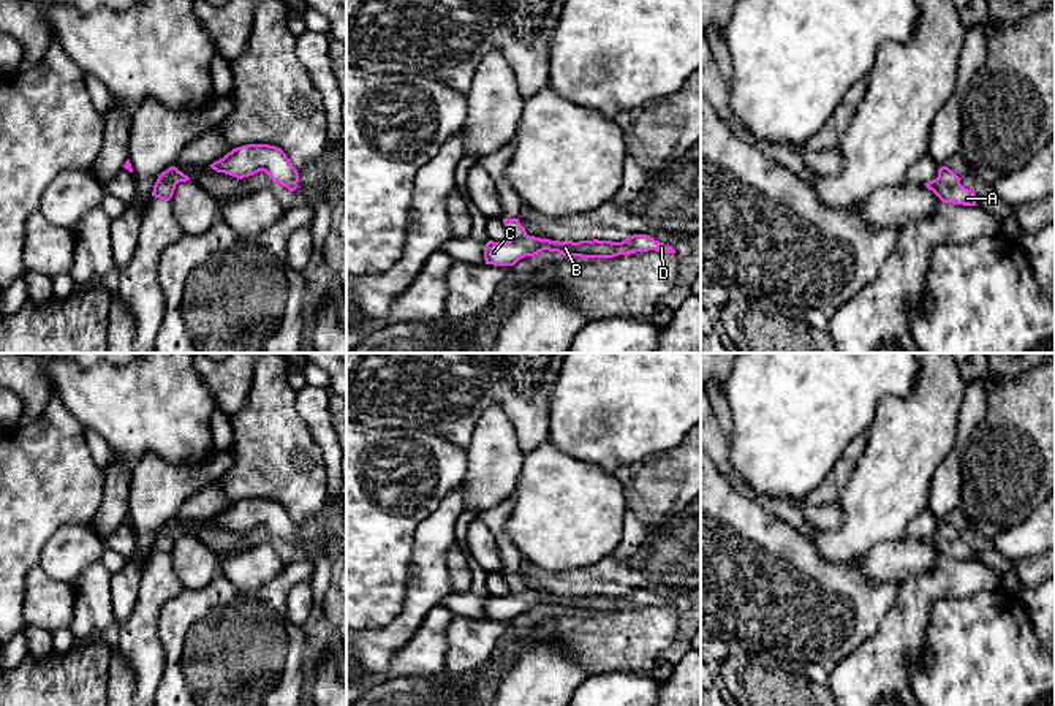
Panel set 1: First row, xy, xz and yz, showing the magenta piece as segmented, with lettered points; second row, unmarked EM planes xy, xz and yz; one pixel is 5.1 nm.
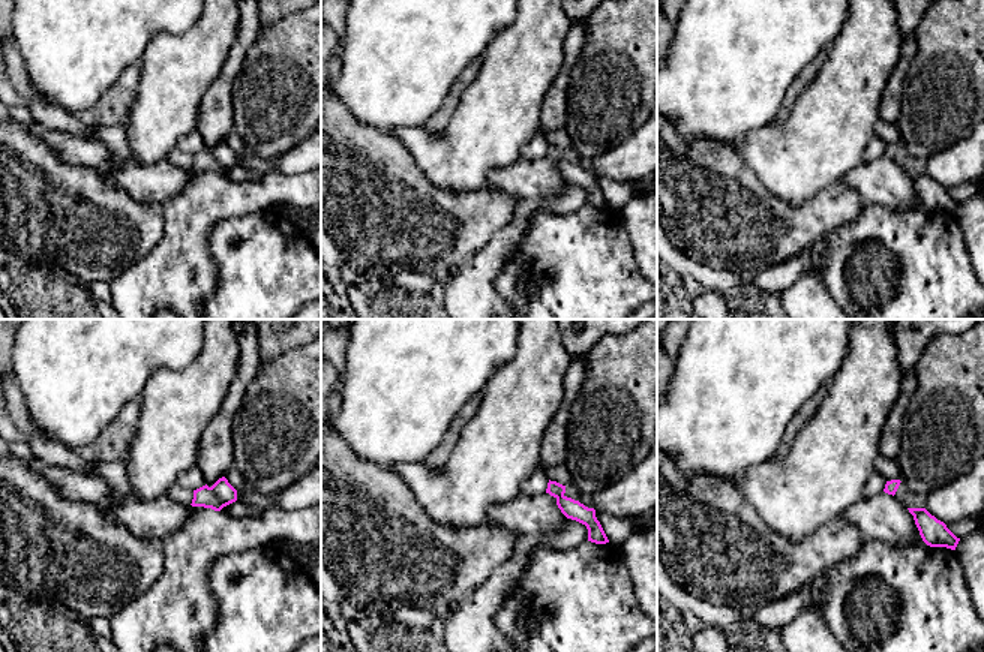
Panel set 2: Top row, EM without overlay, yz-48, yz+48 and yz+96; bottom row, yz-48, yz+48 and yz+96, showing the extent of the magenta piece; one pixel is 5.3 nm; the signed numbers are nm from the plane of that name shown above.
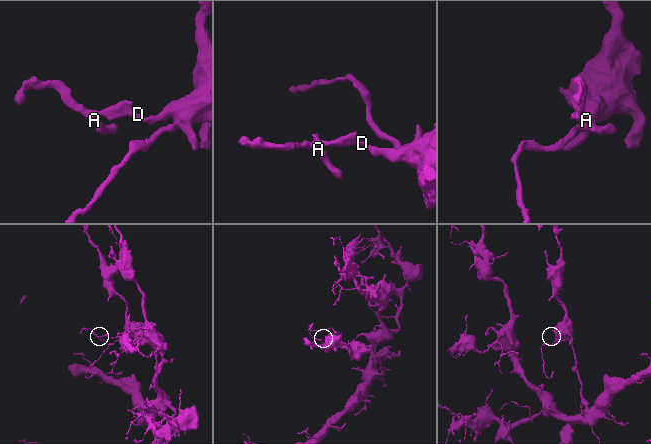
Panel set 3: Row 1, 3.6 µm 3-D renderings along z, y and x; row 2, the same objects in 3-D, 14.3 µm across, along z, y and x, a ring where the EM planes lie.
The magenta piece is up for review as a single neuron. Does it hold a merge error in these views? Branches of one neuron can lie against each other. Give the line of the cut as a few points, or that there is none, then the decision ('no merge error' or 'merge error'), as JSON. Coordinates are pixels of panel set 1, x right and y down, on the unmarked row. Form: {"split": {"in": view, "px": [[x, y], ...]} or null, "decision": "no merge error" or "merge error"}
{"split": {"in": "yz", "px": [[937, 532], [948, 540], [959, 538]]}, "decision": "merge error"}

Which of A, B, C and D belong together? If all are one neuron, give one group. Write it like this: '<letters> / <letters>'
A / B C D

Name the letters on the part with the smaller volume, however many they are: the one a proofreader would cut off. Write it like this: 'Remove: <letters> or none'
Remove: A

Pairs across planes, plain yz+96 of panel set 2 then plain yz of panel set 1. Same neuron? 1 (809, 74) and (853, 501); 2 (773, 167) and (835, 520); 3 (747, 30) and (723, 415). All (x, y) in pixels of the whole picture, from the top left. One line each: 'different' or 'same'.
1: different
2: different
3: different

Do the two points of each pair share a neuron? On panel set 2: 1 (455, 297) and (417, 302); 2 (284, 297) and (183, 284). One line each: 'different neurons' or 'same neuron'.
1: different neurons
2: different neurons

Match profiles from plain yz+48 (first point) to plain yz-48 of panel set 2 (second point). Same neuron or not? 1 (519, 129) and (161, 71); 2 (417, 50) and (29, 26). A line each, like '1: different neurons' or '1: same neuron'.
1: same neuron
2: same neuron

